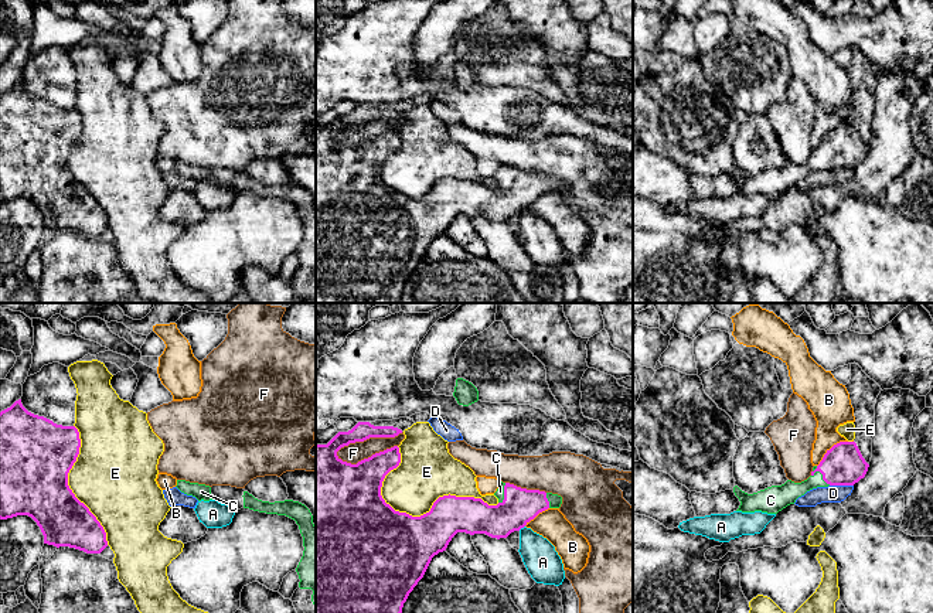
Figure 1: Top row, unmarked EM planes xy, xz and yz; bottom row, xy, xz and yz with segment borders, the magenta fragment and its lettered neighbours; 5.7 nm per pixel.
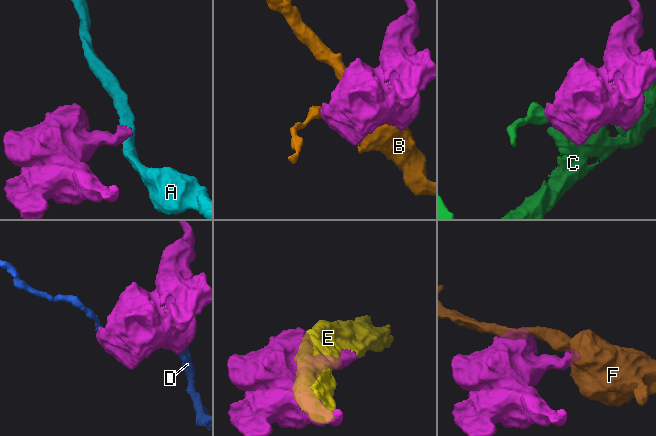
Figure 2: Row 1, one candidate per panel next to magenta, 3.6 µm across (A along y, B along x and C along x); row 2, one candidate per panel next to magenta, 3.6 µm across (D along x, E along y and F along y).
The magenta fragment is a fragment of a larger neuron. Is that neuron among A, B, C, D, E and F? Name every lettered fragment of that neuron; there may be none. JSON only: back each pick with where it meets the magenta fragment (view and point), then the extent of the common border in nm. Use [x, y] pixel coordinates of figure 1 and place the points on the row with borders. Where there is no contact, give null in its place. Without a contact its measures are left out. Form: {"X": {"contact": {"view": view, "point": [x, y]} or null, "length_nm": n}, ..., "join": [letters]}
{"C": {"contact": {"view": "yz", "point": [823, 476]}, "length_nm": 140}, "join": ["C"]}

